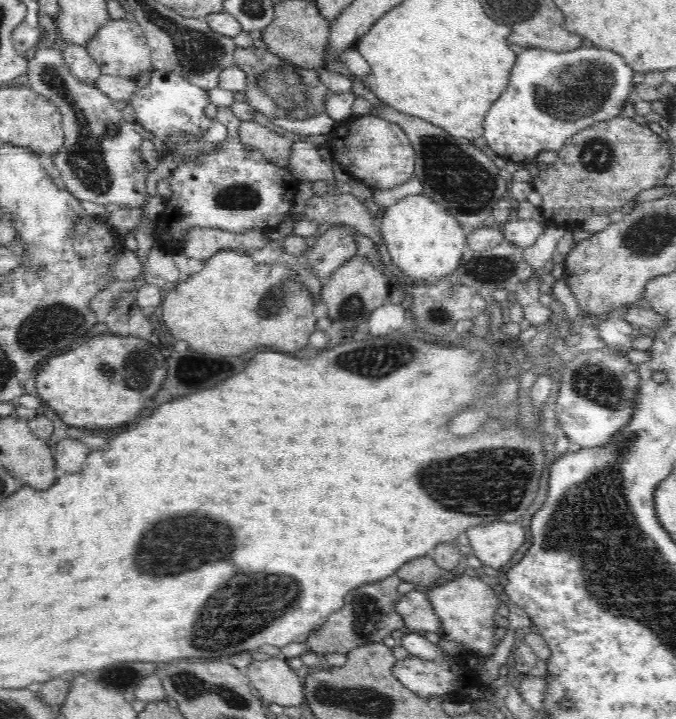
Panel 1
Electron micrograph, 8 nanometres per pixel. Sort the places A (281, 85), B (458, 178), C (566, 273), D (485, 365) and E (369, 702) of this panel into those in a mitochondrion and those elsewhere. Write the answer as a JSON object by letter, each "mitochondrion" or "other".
{"A":"mitochondrion","B":"mitochondrion","C":"other","D":"other","E":"mitochondrion"}

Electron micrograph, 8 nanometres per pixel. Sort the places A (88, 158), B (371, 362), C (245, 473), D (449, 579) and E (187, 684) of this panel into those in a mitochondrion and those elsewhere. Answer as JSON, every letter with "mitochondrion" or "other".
{"A":"mitochondrion","B":"mitochondrion","C":"other","D":"other","E":"mitochondrion"}

